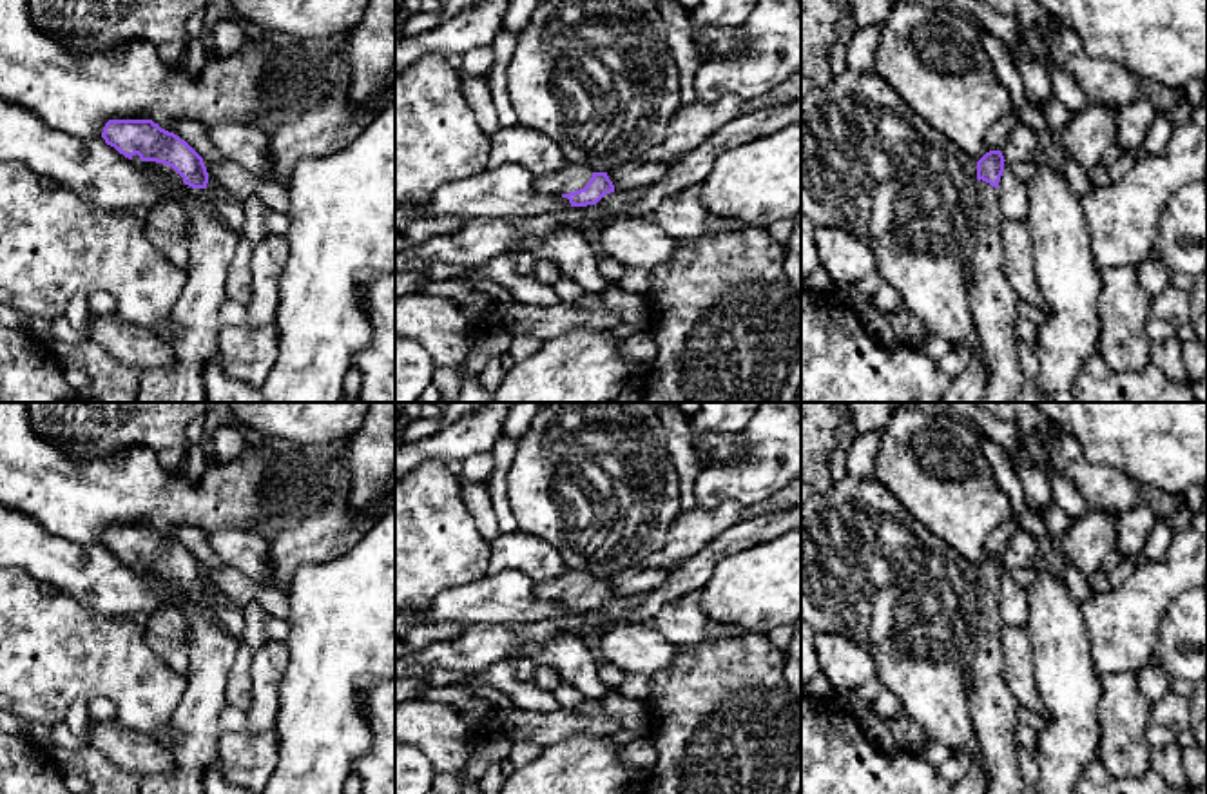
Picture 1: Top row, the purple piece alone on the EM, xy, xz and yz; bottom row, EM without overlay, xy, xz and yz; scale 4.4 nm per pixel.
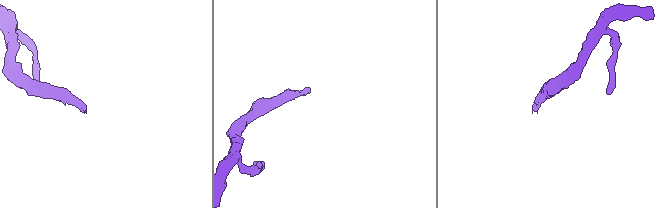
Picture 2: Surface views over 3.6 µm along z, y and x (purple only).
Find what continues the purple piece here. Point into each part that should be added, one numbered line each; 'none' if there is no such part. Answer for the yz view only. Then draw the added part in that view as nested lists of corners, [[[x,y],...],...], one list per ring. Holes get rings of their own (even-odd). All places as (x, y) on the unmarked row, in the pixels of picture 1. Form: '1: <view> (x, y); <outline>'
1: yz (994, 709); [[[986,587],[977,589],[977,647],[970,667],[971,720],[980,752],[986,758],[986,794],[1020,794],[1022,778],[1017,763],[1017,711],[1002,676],[1002,618],[999,596]]]

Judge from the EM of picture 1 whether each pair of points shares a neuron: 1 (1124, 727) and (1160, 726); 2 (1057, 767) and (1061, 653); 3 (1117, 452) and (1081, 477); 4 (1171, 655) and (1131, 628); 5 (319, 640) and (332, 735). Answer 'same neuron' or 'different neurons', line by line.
1: different neurons
2: same neuron
3: different neurons
4: different neurons
5: same neuron

